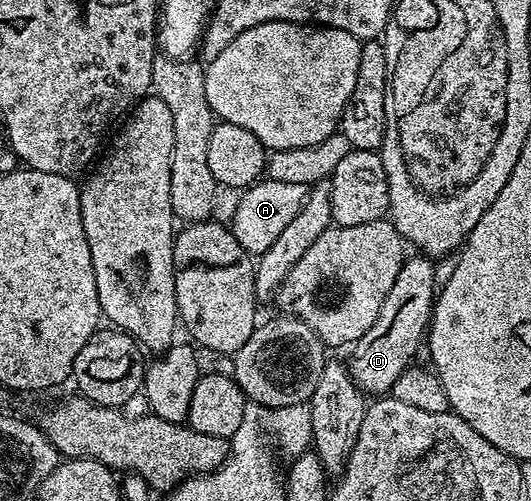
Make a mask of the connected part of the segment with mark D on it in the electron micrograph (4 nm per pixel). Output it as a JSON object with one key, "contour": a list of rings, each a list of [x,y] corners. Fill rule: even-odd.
{"contour":[[[424,255],[416,256],[406,256],[405,262],[399,267],[399,275],[395,275],[395,284],[391,291],[387,291],[387,299],[383,299],[383,307],[379,307],[379,319],[371,323],[371,331],[367,331],[367,335],[353,342],[353,354],[347,357],[353,382],[366,394],[388,394],[399,375],[403,375],[403,371],[410,368],[411,362],[426,340],[435,302],[436,267],[430,258]]]}

